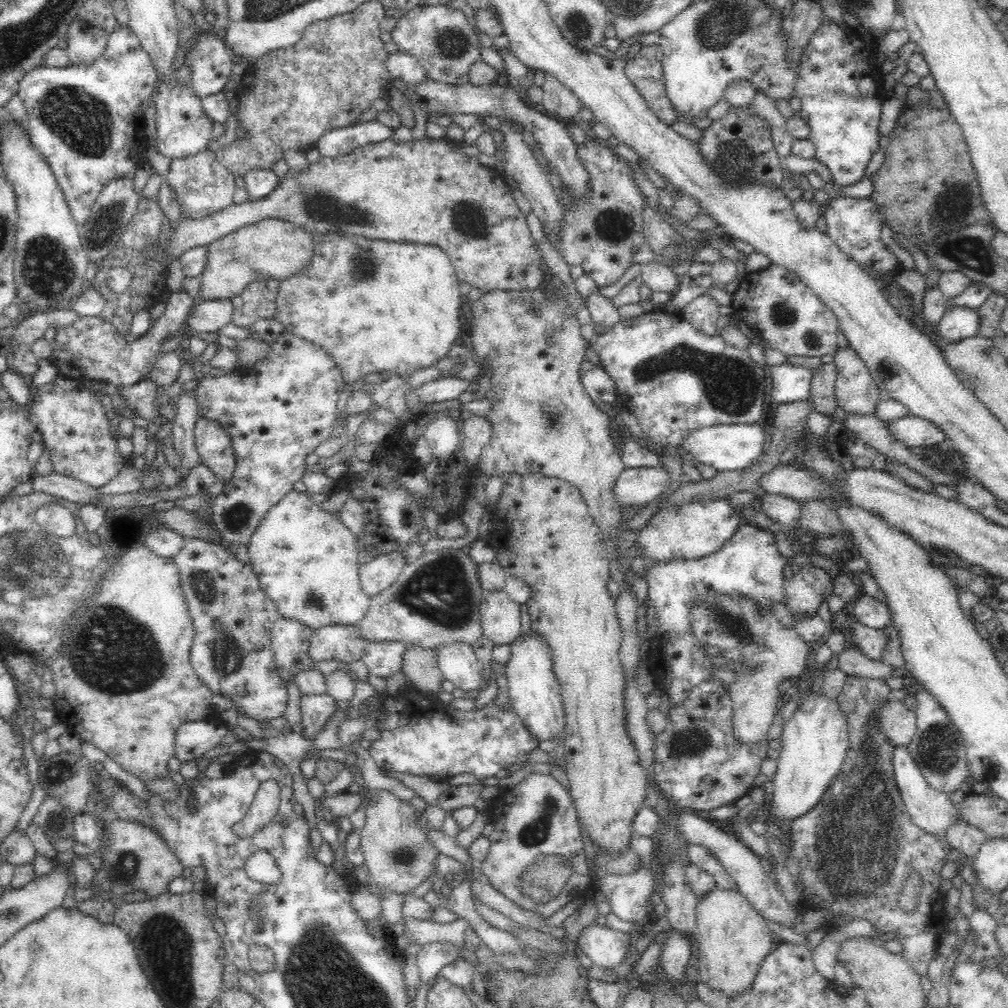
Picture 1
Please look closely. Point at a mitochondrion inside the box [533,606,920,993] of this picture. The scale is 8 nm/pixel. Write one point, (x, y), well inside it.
(856, 838)

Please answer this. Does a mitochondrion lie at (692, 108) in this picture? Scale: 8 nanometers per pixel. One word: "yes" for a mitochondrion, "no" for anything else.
no

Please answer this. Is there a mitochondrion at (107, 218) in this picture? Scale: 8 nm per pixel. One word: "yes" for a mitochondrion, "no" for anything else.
yes

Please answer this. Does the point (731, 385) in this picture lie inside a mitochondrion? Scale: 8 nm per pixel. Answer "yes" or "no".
yes

